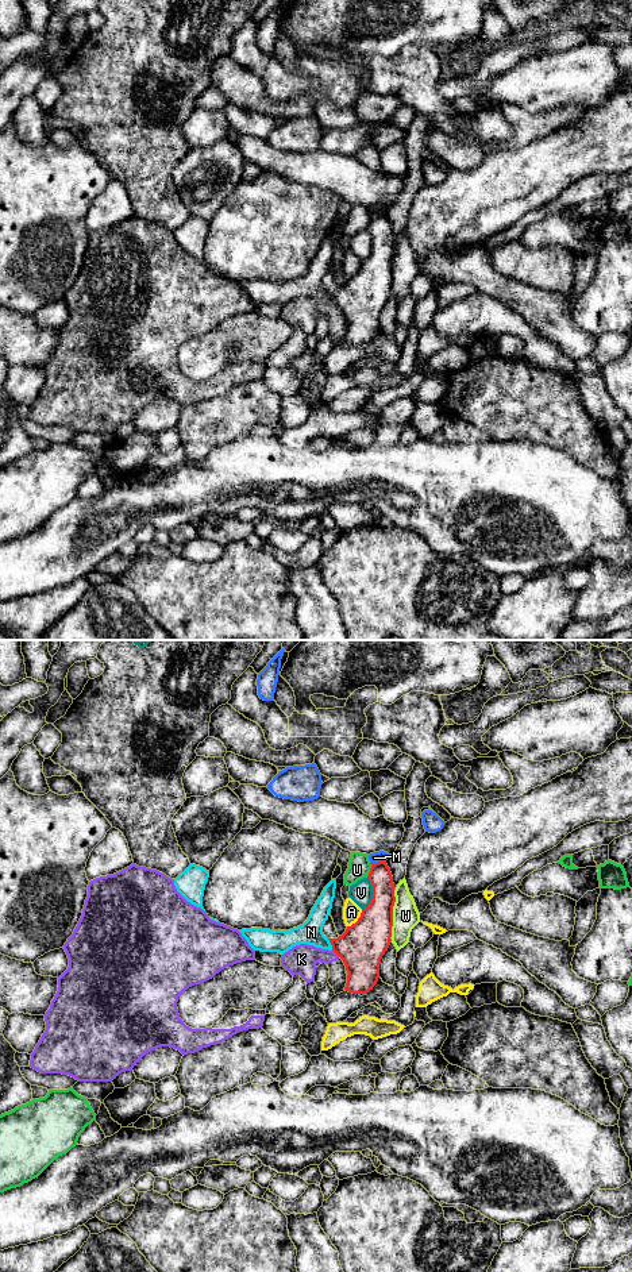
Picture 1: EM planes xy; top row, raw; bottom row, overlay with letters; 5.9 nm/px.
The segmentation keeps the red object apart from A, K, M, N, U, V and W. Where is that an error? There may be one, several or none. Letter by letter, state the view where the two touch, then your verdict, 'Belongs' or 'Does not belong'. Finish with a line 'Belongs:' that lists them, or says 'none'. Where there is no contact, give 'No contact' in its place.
A: Touches red in xy. Does not belong
K: Touches red in xy. Does not belong
M: Touches red in xy. Does not belong
N: Touches red in xy. Does not belong
U: Touches red in xy. Does not belong
V: Touches red in xy. Does not belong
W: Touches red in xy. Does not belong
Belongs: none

